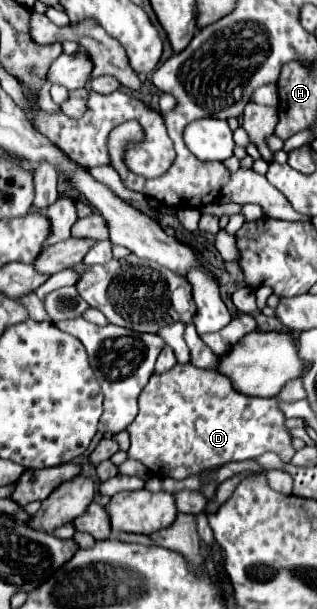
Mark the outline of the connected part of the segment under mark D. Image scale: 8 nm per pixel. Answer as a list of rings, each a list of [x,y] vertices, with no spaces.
[[[176,364],[172,370],[164,374],[152,374],[150,382],[146,384],[146,388],[138,398],[138,406],[140,412],[136,420],[128,426],[130,432],[128,458],[142,462],[156,476],[170,476],[174,480],[184,480],[208,468],[216,468],[226,462],[258,458],[266,452],[278,454],[280,460],[288,464],[294,454],[290,432],[284,426],[286,418],[276,406],[276,400],[242,394],[234,390],[230,378],[220,372],[200,370],[192,364]]]

